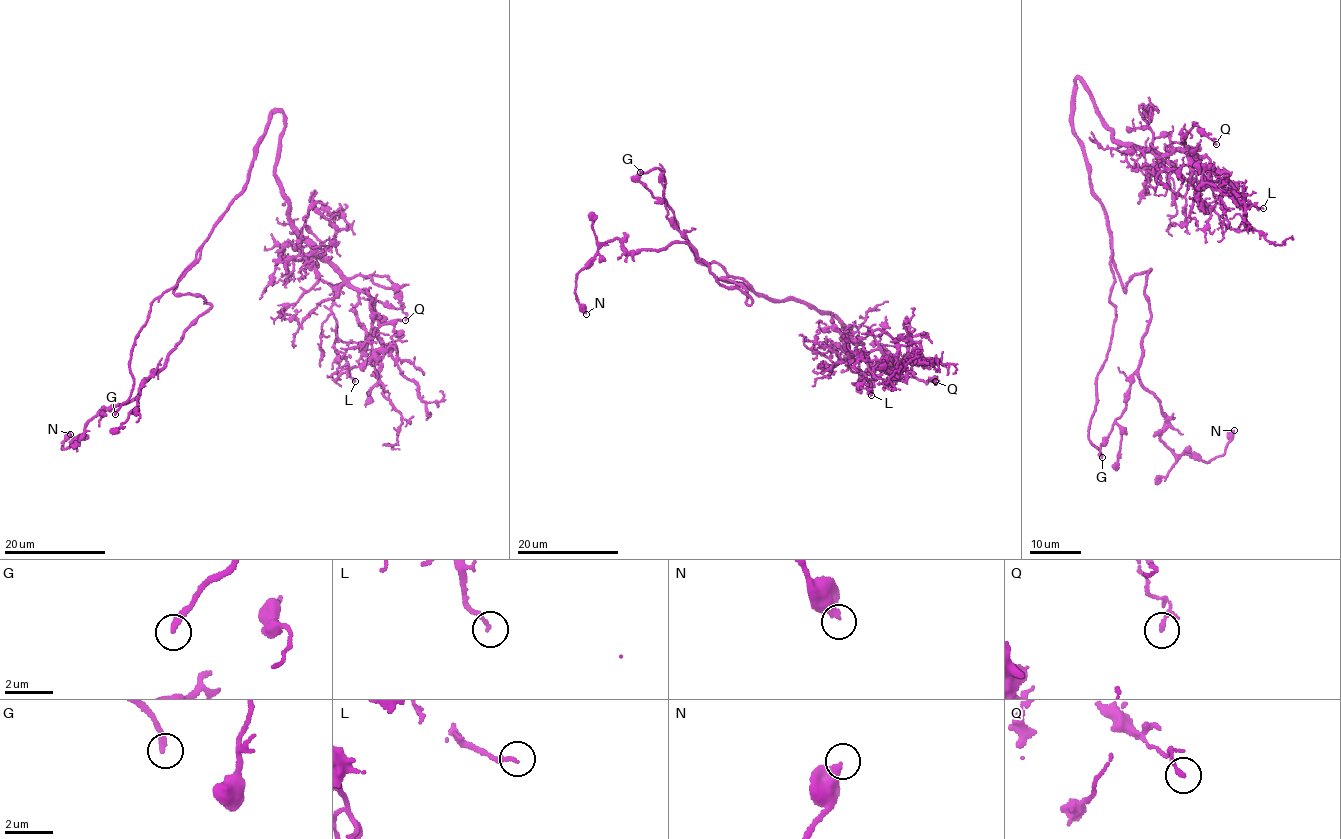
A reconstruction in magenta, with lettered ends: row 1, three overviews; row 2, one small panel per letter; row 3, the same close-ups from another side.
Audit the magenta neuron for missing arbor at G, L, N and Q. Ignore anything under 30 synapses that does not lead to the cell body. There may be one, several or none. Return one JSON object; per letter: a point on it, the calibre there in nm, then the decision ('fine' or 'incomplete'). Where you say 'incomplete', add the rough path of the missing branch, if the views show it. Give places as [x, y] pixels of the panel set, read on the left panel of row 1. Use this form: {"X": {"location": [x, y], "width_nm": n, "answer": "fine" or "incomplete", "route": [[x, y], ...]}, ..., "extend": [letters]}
{"G": {"location": [115, 414], "width_nm": 260, "answer": "incomplete", "route": [[115, 414], [113, 440], [123, 467], [125, 488], [129, 489], [128, 485], [130, 489]]}, "L": {"location": [355, 381], "width_nm": 150, "answer": "fine"}, "N": {"location": [70, 434], "width_nm": 440, "answer": "fine"}, "Q": {"location": [405, 320], "width_nm": 120, "answer": "fine"}, "extend": ["G"]}

